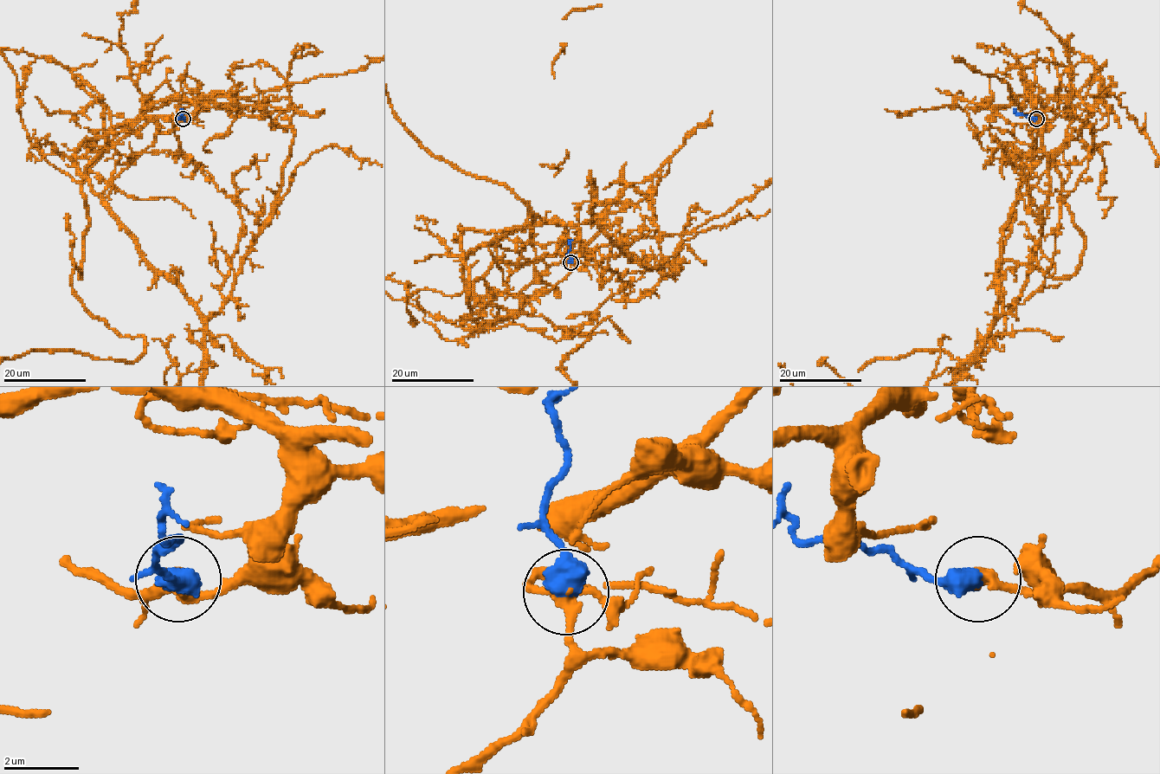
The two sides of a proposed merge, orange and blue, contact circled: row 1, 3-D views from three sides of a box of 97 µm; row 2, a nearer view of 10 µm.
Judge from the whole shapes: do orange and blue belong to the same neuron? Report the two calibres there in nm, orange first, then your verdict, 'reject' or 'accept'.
calibres 360 and 650 nm; accept

